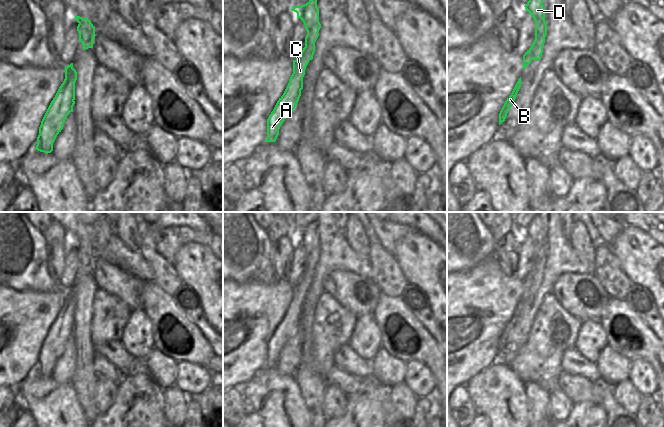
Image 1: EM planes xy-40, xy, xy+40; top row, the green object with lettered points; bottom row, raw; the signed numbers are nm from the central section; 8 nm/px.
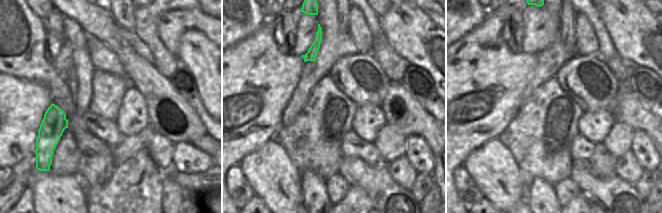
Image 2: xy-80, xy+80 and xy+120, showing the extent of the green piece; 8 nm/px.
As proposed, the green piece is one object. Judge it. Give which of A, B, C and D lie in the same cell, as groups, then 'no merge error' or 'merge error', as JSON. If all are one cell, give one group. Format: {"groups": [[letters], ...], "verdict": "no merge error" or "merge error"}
{"groups": [["A", "B", "C", "D"]], "verdict": "no merge error"}

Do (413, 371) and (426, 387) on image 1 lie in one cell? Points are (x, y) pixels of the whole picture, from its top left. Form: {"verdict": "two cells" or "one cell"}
{"verdict": "one cell"}

